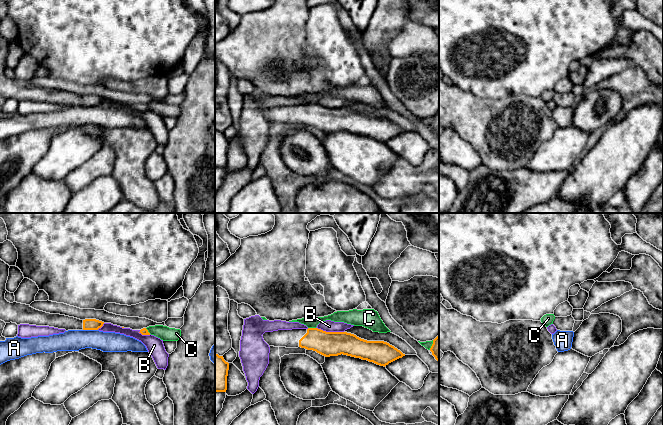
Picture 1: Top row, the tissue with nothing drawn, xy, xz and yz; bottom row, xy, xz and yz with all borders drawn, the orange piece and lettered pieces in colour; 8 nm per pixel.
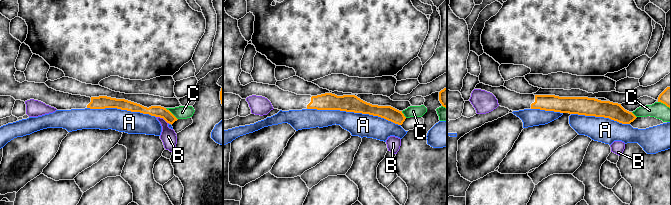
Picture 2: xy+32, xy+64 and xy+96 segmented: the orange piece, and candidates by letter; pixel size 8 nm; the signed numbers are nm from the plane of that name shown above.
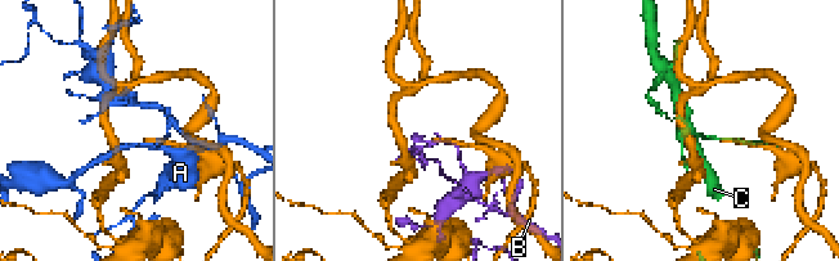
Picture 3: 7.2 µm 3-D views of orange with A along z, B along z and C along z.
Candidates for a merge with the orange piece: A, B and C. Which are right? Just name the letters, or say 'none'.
none

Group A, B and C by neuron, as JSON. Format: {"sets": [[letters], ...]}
{"sets": [["A"], ["B"], ["C"]]}

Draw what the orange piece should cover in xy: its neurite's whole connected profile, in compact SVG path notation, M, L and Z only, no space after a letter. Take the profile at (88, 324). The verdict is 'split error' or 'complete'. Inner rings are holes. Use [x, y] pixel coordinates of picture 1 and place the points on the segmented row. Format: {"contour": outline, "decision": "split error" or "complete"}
{"contour": "M0 259L0 320L5 323L49 326L68 330L98 330L104 322L96 319L80 320L60 314L50 314L36 310L30 305L17 302L10 303L5 299L6 283L10 266Z", "decision": "split error"}

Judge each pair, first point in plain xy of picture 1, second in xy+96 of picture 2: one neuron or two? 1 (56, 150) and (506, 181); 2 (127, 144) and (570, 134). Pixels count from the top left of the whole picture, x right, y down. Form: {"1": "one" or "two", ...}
{"1": "two", "2": "two"}

